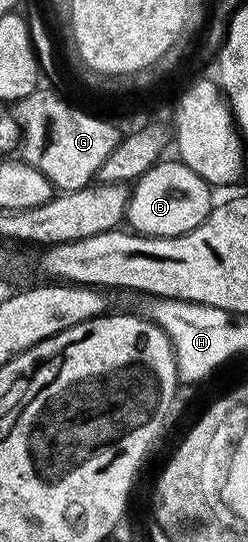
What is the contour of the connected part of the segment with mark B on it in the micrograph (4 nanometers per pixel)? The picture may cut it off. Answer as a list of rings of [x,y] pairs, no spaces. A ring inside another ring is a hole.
[[[161,159],[131,186],[127,224],[132,224],[129,226],[145,237],[186,235],[186,231],[194,231],[194,227],[198,227],[208,217],[214,207],[212,193],[213,186],[204,181],[202,175],[194,175],[194,171],[190,171],[183,161]]]

